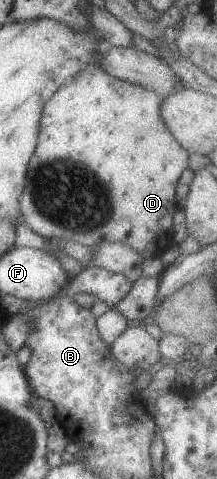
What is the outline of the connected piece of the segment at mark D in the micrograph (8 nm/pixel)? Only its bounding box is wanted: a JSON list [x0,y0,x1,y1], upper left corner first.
[19,67,188,259]

